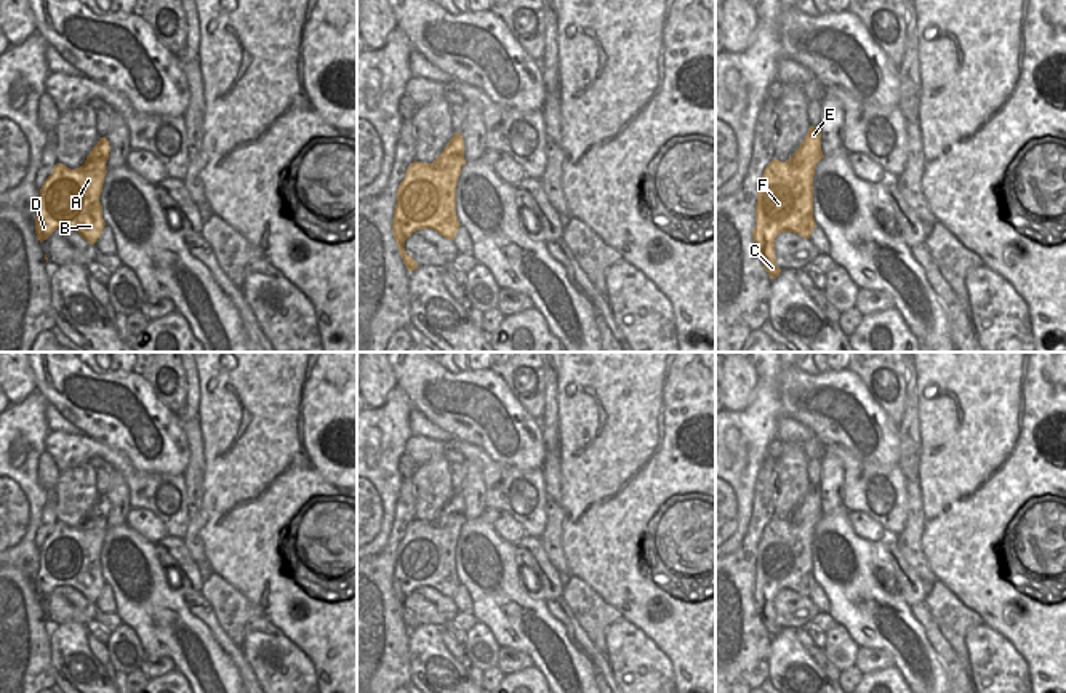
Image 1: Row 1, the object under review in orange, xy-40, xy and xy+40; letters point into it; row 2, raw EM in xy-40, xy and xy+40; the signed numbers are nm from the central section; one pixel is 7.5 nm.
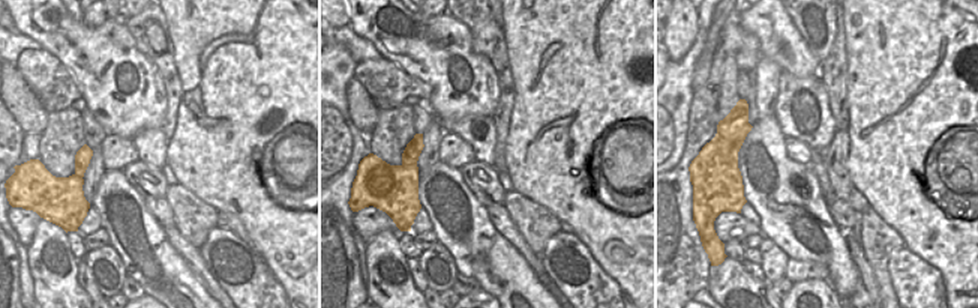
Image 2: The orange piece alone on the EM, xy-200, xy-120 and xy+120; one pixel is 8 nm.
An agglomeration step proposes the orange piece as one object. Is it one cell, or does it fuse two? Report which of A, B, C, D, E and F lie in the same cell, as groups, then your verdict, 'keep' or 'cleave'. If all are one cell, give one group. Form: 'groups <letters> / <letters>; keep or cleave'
groups A B C D F / E; cleave

